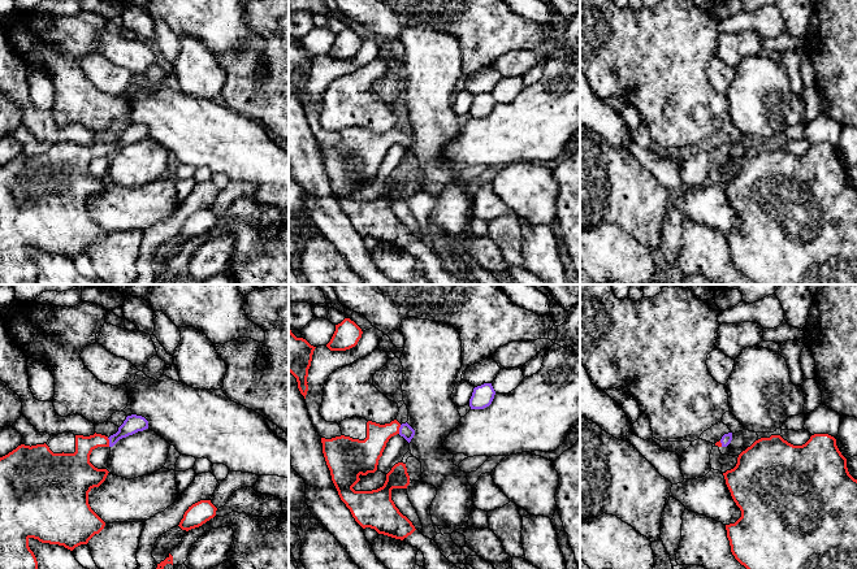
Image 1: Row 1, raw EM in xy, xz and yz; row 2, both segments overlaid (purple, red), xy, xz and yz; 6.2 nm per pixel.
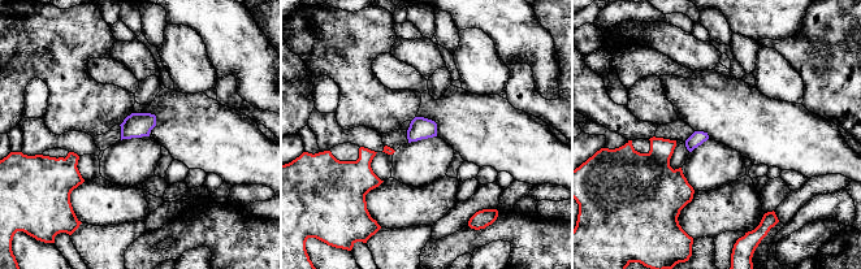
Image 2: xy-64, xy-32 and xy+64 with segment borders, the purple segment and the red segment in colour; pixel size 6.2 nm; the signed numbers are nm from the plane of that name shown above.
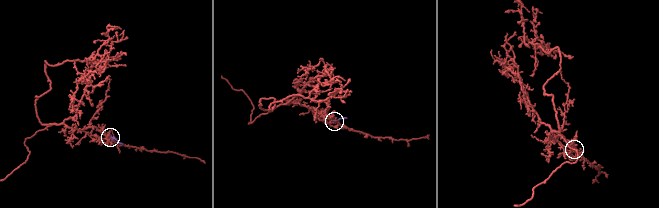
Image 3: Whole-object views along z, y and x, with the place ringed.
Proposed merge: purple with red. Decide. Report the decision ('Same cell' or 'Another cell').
Same cell

